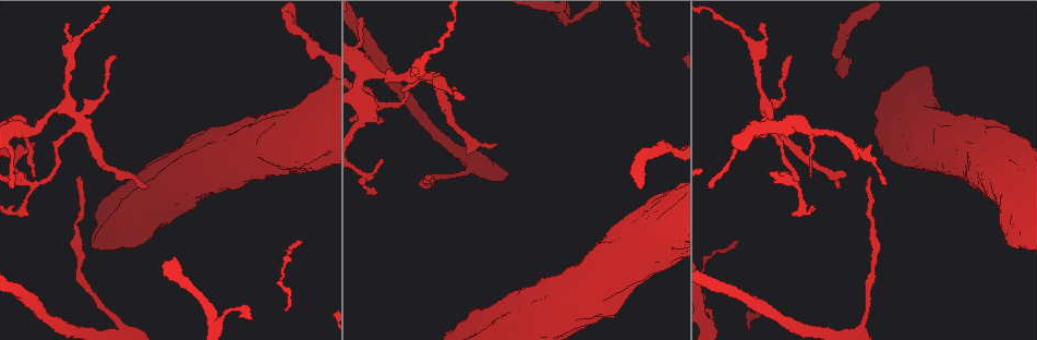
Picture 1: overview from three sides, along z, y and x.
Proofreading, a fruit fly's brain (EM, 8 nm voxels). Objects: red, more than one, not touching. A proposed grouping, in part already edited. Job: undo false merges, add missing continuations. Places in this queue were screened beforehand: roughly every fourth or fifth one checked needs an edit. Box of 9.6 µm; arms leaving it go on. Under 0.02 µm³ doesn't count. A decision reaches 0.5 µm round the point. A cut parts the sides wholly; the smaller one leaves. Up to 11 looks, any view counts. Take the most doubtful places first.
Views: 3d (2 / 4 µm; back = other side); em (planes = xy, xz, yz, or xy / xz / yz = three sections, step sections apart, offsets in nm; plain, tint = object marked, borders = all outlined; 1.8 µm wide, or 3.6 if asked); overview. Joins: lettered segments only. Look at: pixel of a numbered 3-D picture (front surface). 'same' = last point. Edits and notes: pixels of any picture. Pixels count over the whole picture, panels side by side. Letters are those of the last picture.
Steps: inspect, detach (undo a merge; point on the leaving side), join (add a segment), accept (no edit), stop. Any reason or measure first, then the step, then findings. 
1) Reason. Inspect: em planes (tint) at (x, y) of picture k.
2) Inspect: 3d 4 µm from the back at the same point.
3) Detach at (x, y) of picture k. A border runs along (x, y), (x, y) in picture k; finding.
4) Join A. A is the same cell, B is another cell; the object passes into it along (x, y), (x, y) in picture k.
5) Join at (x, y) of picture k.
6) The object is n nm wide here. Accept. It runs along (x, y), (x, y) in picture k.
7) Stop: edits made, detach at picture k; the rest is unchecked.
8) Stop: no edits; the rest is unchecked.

Abrupt turn. Inspect: em planes (plain) at (75, 116) of picture 1.

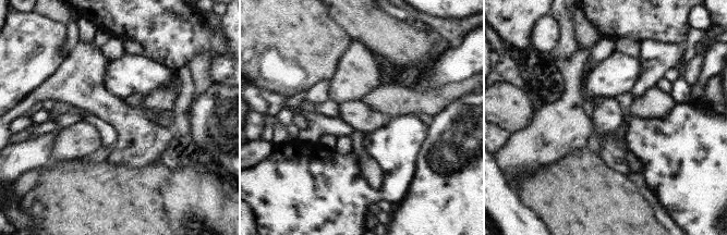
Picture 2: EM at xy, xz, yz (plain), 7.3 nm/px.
Inspect: em planes (borders) at the same point.

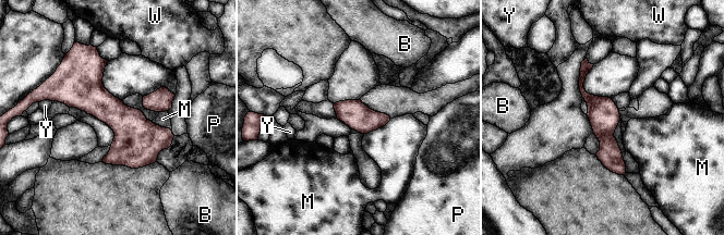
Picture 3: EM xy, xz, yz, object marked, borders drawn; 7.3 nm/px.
The object is 200 nm wide here. Accept. B, M, P, W and Y are other cells; a border runs along (390, 119), (384, 125), (364, 134) in picture 3; continuous, no second cell.

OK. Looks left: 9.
A fork. Inspect: 3d 4 µm at (36, 185) of picture 1.

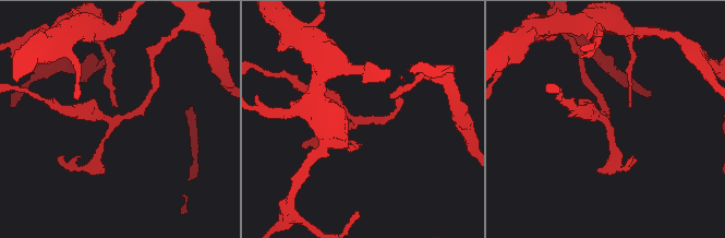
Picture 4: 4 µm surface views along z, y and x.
3 arms meet here. Inspect: em xz step 4 (tint) at (607, 118) of picture 4.

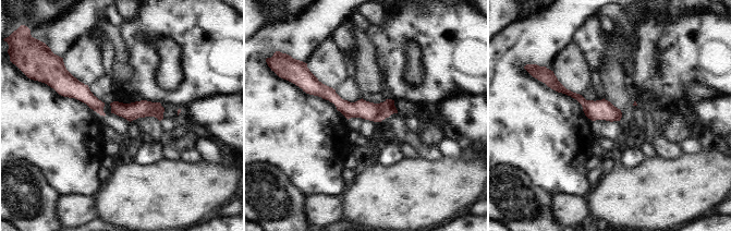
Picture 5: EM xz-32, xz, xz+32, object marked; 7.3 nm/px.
Inspect: em planes (borders) at the same point.

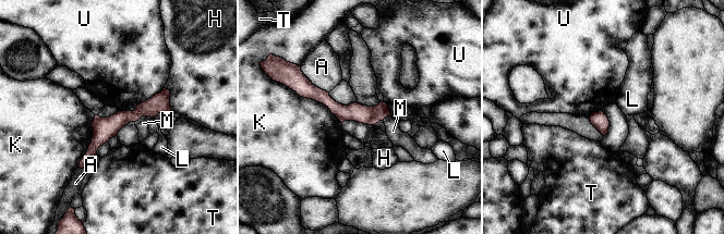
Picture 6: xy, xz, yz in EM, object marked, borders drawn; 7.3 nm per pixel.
The longest contact is with K, 460 nm. Accept. A, H, K, L, M, T and U are other cells; a border runs along (164, 88), (134, 107) in picture 6; all the same cell.

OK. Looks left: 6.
Tapers out. Inspect: 3d 4 µm at (883, 182) of picture 1.

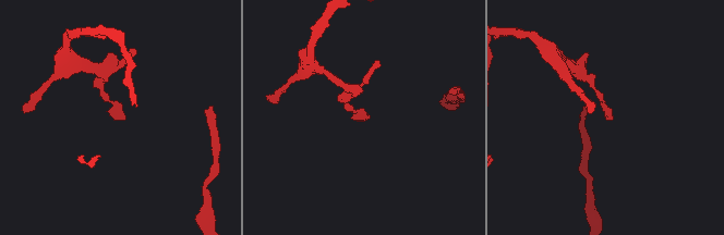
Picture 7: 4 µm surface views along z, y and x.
Inspect: em xz step 16 (borders) at (608, 120) of picture 7.

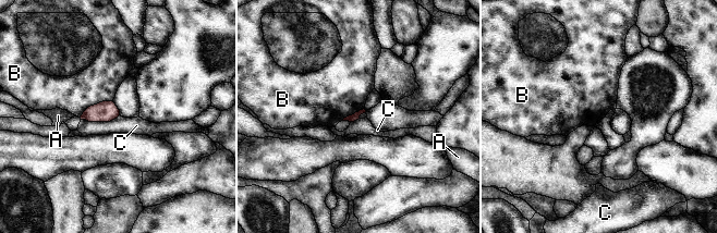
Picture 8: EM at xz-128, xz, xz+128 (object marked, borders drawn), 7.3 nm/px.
Inspect: em planes (borders) at the same point.

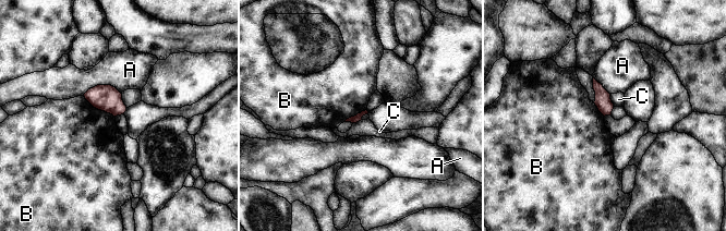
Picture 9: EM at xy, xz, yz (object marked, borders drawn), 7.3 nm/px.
Accept. A, B and C are other cells; a border runs along (83, 96), (94, 107), (115, 117) in picture 9; no lettered segment goes on from it.

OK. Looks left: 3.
Calibre changes. Inspect: em planes (tint) at (744, 37) of picture 1.

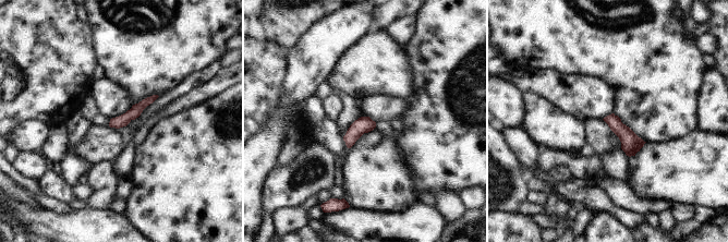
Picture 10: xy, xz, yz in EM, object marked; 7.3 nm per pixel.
What lies round it. Inspect: em planes (borders) at the same point.

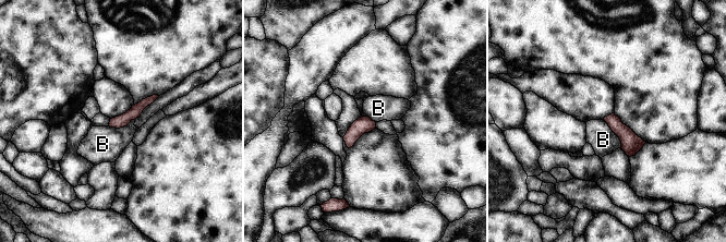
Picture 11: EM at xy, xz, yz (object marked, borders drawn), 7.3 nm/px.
Accept. B is another cell; continuous, no second cell.

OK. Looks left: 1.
Stop: no edits; the rest is unchecked.

